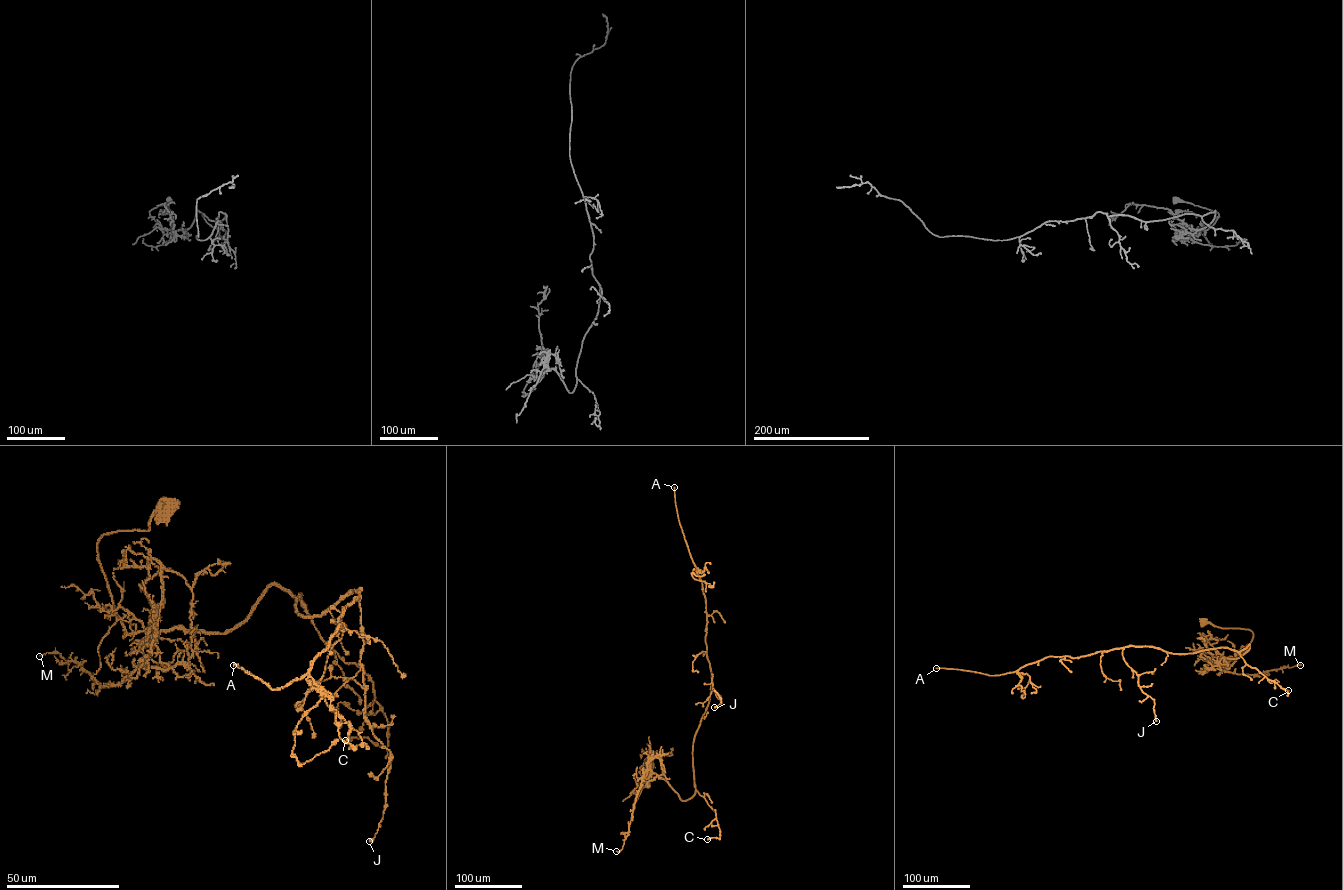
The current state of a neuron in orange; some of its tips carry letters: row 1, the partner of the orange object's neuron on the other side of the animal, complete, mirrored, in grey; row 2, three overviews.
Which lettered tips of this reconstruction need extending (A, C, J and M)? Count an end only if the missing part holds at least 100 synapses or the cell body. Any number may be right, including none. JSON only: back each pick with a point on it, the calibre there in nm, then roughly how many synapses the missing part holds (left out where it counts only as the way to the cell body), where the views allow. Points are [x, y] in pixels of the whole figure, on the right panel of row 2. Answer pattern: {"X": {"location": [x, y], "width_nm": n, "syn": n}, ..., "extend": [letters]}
{"A": {"location": [936, 668], "width_nm": 440, "syn": 350}, "extend": ["A"]}

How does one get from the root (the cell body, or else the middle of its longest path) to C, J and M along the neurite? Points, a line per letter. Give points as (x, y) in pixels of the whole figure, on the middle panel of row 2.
C: (655, 754), (633, 804), (651, 773), (682, 800), (696, 790), (714, 810), (720, 829), (719, 839), (707, 839)
J: (655, 754), (633, 804), (651, 773), (682, 800), (690, 798), (693, 740), (712, 673), (721, 700), (714, 707)
M: (655, 754), (649, 763), (648, 777), (633, 803), (650, 770), (643, 775), (622, 848), (616, 851)

